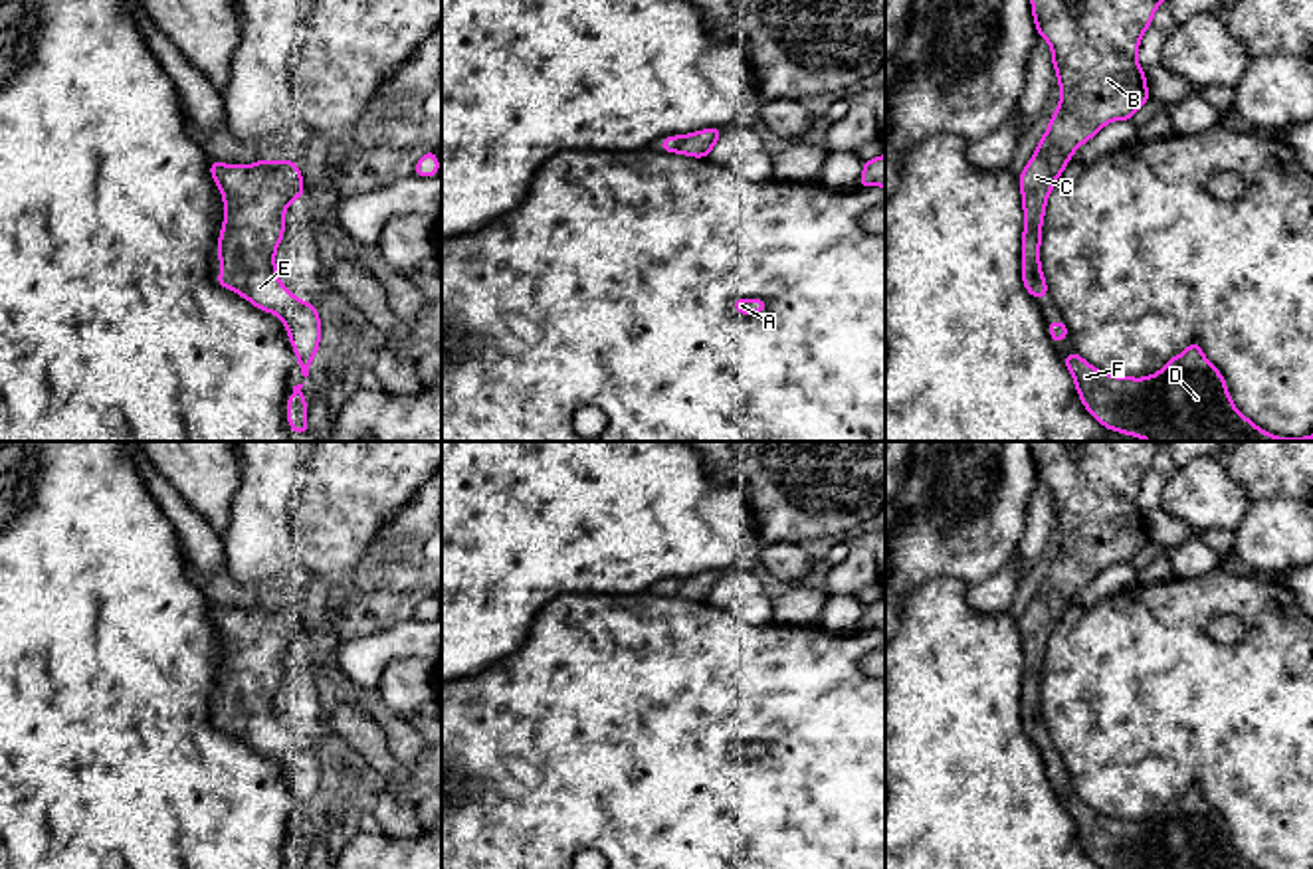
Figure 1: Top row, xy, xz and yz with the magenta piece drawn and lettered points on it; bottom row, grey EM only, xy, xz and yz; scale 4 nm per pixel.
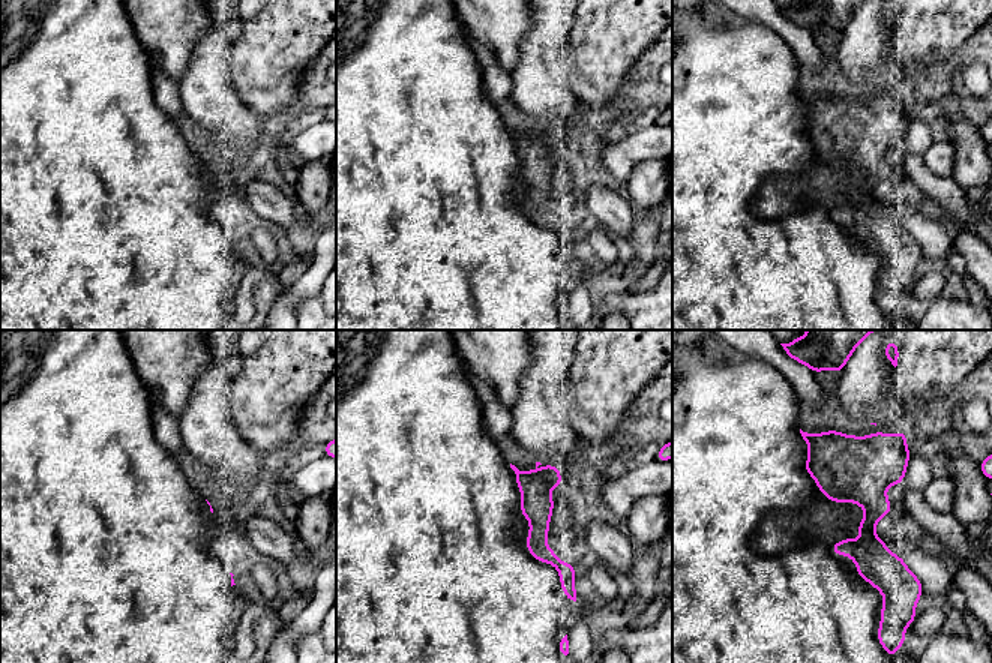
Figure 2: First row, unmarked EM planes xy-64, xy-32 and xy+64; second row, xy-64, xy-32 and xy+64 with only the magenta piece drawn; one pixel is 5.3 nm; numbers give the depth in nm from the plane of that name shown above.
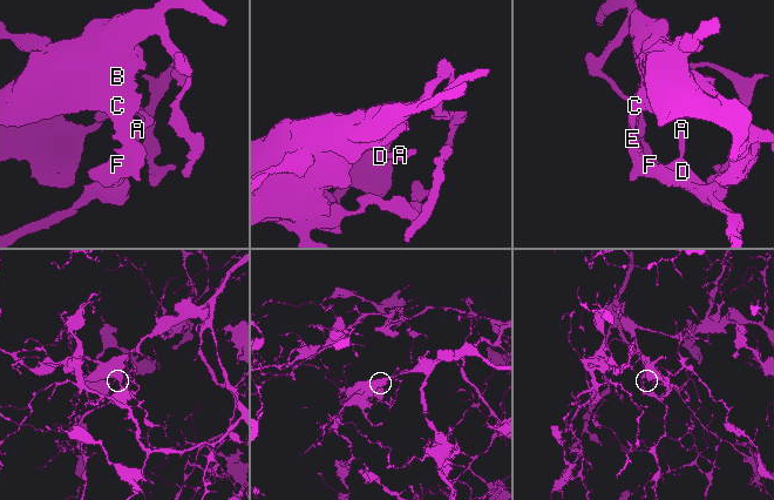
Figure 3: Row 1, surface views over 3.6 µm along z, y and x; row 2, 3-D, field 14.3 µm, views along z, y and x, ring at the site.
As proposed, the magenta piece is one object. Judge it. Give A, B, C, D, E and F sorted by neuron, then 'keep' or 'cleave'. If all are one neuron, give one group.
A B C D E F | keep

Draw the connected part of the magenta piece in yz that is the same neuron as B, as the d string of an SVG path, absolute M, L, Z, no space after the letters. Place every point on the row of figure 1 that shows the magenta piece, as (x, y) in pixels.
M1030 0L1036 32L1052 48L1052 63L1060 81L1060 105L1036 152L1018 176L1024 208L1022 283L1036 301L1050 295L1040 263L1048 196L1083 143L1111 121L1131 121L1151 101L1137 51L1161 2L1164 0Z

